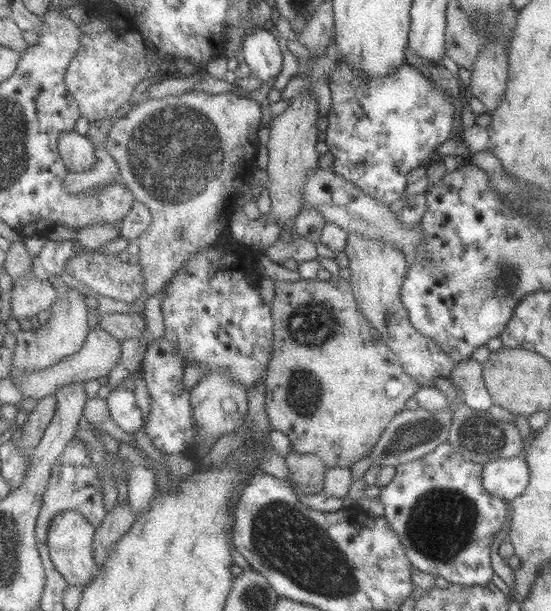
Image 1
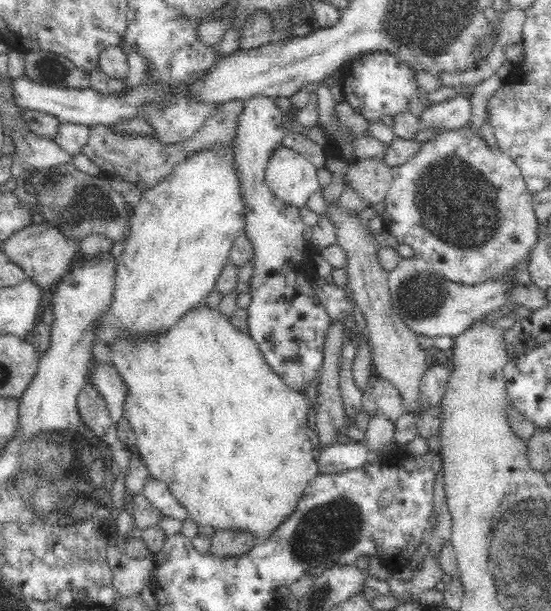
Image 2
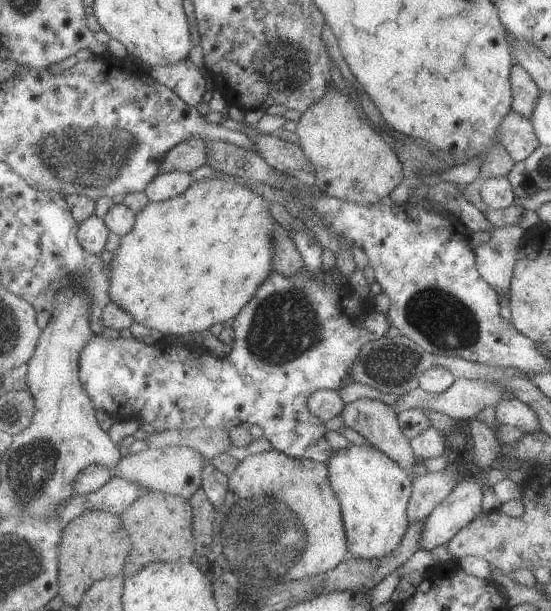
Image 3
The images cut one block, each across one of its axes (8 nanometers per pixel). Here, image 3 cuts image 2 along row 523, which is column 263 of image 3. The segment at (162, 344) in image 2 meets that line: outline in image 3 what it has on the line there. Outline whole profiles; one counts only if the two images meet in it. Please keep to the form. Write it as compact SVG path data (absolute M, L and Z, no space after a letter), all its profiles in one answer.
M229 176L194 180L181 196L166 201L150 201L141 212L136 213L133 232L123 236L113 252L110 260L111 300L127 310L134 322L157 329L168 338L205 332L219 322L225 325L231 323L274 272L276 221L270 204L242 180Z

